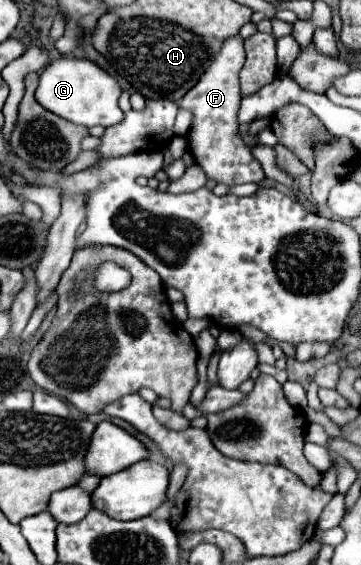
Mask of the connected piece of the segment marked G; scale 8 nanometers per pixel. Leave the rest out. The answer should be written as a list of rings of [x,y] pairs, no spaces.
[[[59,56],[57,60],[49,62],[41,72],[35,98],[43,108],[55,112],[57,116],[73,124],[85,128],[89,126],[107,128],[109,124],[117,124],[119,120],[123,120],[123,112],[119,108],[119,94],[121,94],[119,82],[103,68],[99,68],[95,62],[87,58]]]

